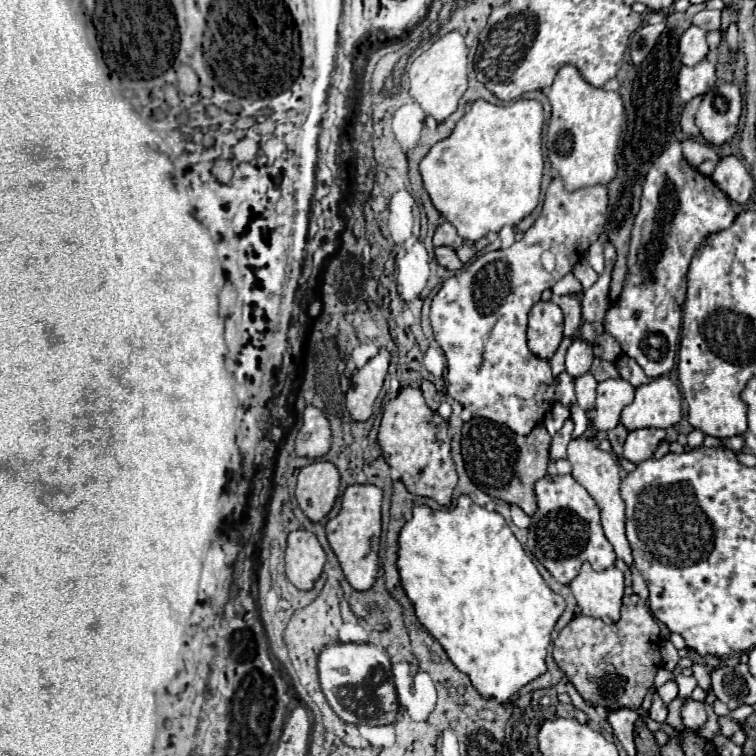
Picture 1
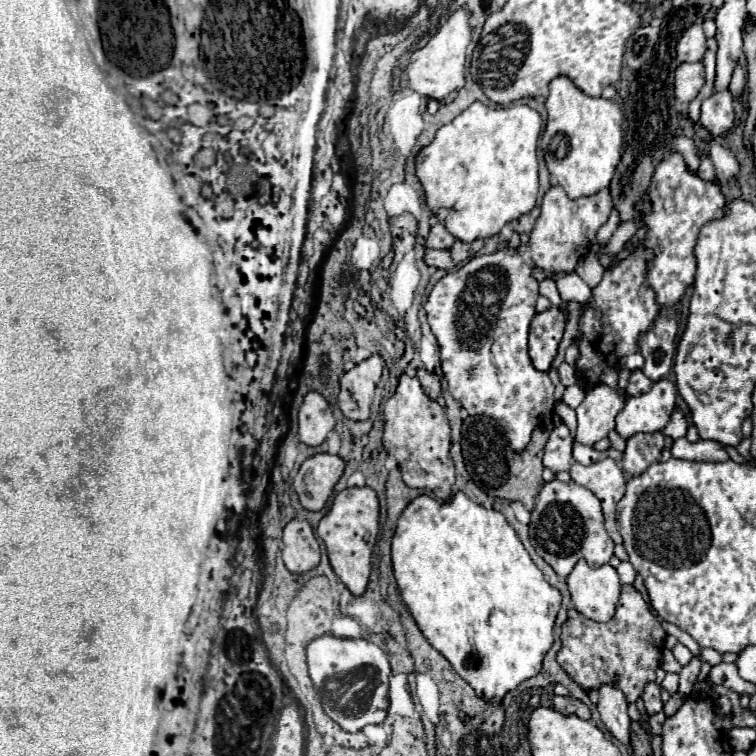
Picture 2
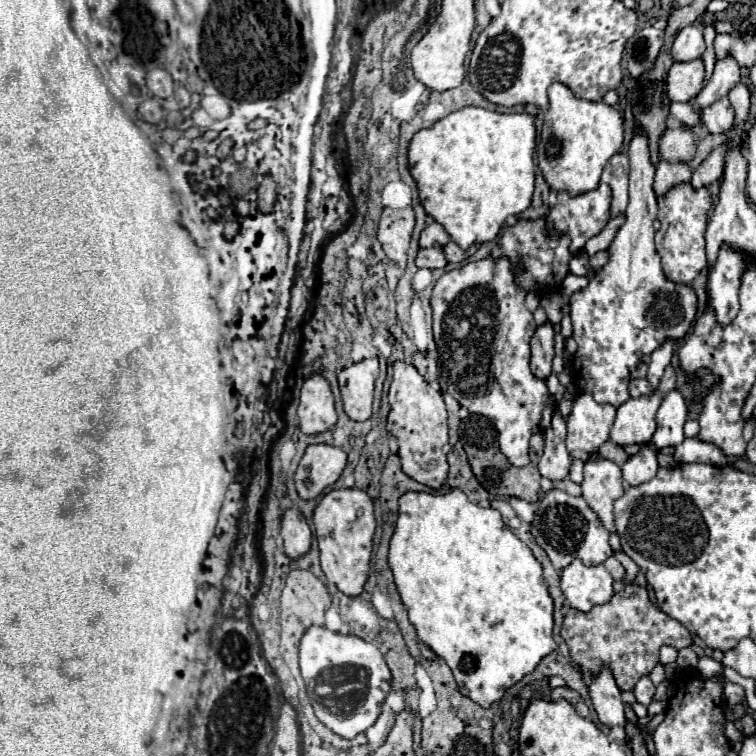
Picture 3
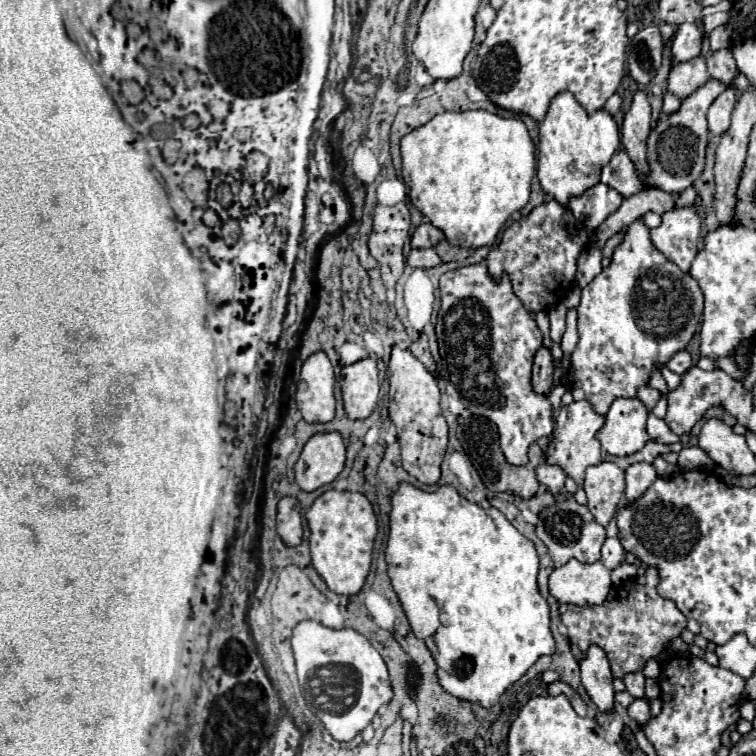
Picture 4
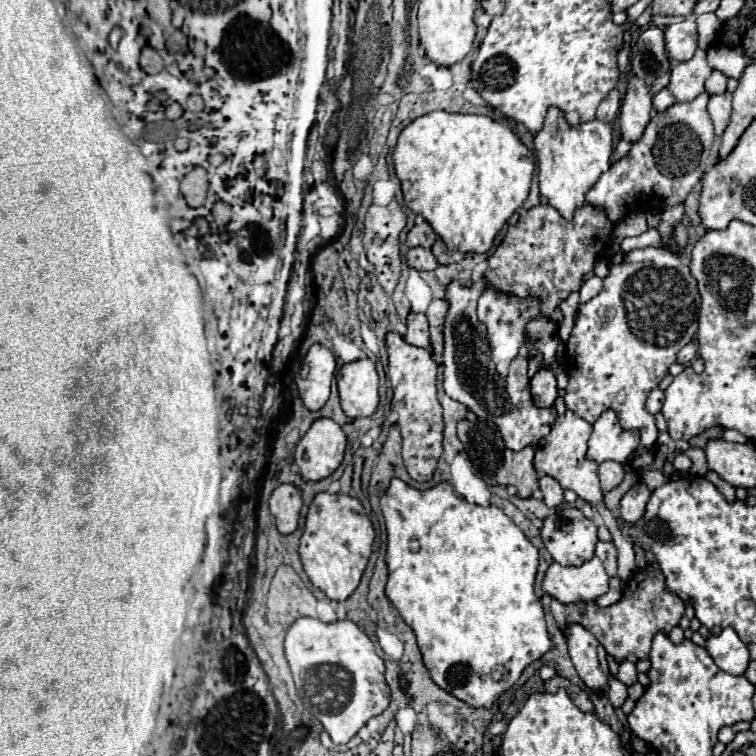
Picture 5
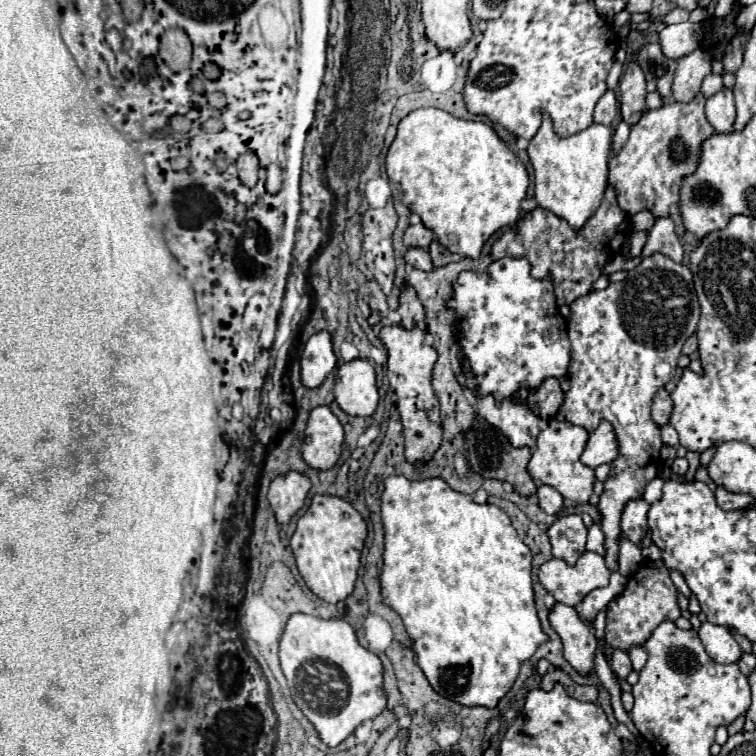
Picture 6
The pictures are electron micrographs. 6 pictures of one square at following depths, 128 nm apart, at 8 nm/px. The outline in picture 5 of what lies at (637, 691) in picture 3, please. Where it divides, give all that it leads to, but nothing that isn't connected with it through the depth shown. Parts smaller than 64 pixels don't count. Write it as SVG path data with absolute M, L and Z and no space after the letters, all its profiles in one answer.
M624 660L624 662L620 662L620 672L618 672L618 680L620 682L624 682L626 686L630 686L630 684L636 684L636 666L632 664L632 662L628 662L628 660Z

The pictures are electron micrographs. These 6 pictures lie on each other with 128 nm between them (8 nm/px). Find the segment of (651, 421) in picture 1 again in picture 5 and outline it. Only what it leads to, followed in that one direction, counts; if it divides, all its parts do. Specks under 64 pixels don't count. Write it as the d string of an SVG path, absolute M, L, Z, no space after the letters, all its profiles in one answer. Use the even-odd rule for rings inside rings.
M690 342L690 344L686 344L680 352L678 352L678 362L680 364L690 364L694 358L696 358L696 344L694 342ZM606 410L594 424L594 432L588 440L588 460L602 464L606 460L628 462L630 454L638 446L638 432L624 432L618 424L616 412Z

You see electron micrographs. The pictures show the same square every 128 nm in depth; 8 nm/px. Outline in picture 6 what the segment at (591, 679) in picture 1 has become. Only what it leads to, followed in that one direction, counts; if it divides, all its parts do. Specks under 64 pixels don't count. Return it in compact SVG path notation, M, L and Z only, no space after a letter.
M662 560L644 562L628 578L624 592L608 604L606 640L612 648L618 648L618 650L642 646L660 622L678 620L678 618L680 618L680 606L678 606L678 600L676 600L676 586L670 578L670 570L664 566Z

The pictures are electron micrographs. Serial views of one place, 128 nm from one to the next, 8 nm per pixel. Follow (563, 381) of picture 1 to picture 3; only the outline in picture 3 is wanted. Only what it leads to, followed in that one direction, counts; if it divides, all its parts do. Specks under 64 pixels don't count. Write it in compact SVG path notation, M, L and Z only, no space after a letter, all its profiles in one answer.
M564 304L562 306L563 318L560 323L561 326L561 334L564 340L570 336L572 336L572 322L570 318L570 307L569 304Z

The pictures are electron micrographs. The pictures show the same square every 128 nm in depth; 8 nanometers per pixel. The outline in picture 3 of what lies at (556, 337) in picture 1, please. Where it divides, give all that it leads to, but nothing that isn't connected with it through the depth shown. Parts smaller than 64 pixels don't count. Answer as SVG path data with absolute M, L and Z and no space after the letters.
M550 322L538 326L532 336L532 358L530 368L536 378L546 380L552 374L552 358L554 358L554 328Z

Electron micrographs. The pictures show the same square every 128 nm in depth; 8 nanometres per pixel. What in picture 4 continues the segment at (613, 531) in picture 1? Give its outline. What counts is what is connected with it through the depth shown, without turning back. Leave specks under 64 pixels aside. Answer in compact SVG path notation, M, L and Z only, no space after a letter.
M600 462L586 470L584 490L588 496L588 510L598 524L608 526L624 496L624 470L614 462Z

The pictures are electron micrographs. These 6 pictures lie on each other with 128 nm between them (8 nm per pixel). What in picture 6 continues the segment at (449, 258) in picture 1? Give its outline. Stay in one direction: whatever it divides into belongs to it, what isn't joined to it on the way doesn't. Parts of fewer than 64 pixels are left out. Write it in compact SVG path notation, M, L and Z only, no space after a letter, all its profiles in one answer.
M408 248L408 252L406 252L406 262L408 264L412 264L414 268L418 268L418 270L426 270L426 272L430 272L434 266L432 266L432 260L430 260L430 254L428 254L428 250L424 250L424 248Z

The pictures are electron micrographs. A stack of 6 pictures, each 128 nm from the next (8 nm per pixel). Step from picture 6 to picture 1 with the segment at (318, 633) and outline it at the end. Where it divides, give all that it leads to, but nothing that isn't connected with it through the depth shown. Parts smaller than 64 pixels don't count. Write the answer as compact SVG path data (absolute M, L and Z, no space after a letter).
M328 644L318 654L318 678L326 702L344 722L382 726L398 718L398 696L392 664L384 650L372 644Z

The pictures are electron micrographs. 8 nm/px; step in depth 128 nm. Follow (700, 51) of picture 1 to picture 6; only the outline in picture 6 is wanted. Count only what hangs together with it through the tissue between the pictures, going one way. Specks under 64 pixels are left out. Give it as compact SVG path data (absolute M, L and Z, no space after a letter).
M680 22L666 26L660 34L660 46L664 50L664 56L668 58L682 58L688 52L694 52L702 40L702 26L694 22Z

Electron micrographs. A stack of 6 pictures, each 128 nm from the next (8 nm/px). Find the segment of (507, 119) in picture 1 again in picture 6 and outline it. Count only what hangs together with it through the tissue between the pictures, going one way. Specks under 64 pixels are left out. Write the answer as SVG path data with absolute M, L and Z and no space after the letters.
M418 108L398 124L398 134L386 154L386 174L390 182L402 188L402 202L418 214L438 242L466 258L478 258L484 242L500 228L510 226L520 216L520 202L526 198L528 172L524 164L508 150L496 132L484 122L458 120L438 108Z

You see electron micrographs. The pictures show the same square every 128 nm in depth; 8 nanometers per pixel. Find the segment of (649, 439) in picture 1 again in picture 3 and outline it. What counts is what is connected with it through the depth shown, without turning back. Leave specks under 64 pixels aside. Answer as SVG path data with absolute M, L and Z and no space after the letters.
M646 448L646 450L634 454L634 456L622 466L624 480L626 480L630 486L644 484L644 482L652 480L652 476L656 476L656 470L658 470L656 450L652 450L652 448Z

